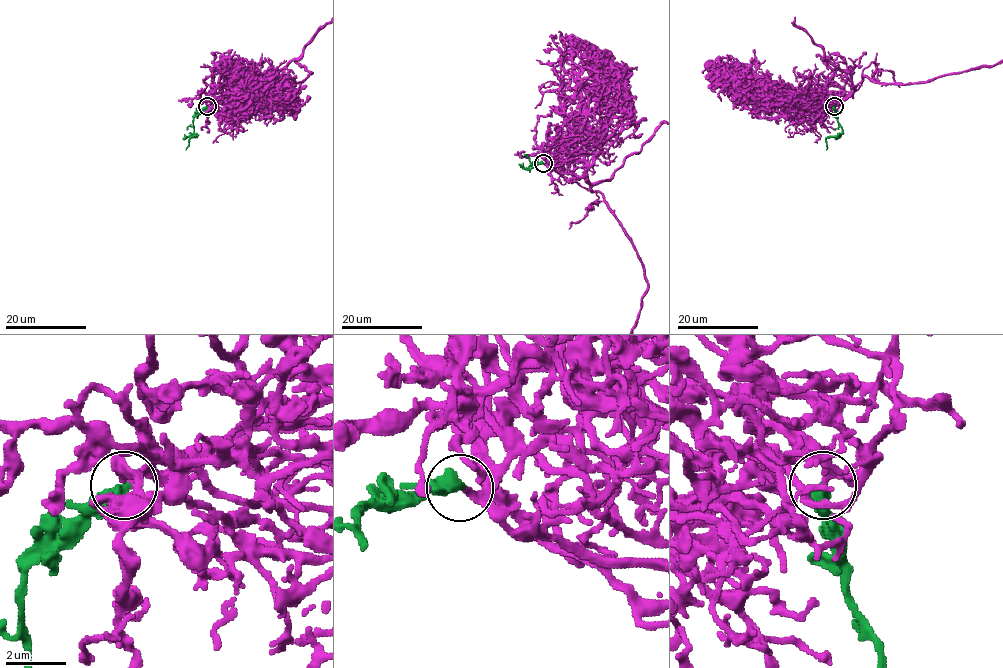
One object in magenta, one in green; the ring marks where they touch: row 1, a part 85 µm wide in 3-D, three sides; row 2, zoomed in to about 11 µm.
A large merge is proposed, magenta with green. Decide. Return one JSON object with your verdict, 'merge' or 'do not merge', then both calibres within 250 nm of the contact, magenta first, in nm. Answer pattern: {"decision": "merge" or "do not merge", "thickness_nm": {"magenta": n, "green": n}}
{"decision": "merge", "thickness_nm": {"magenta": 170, "green": 550}}

